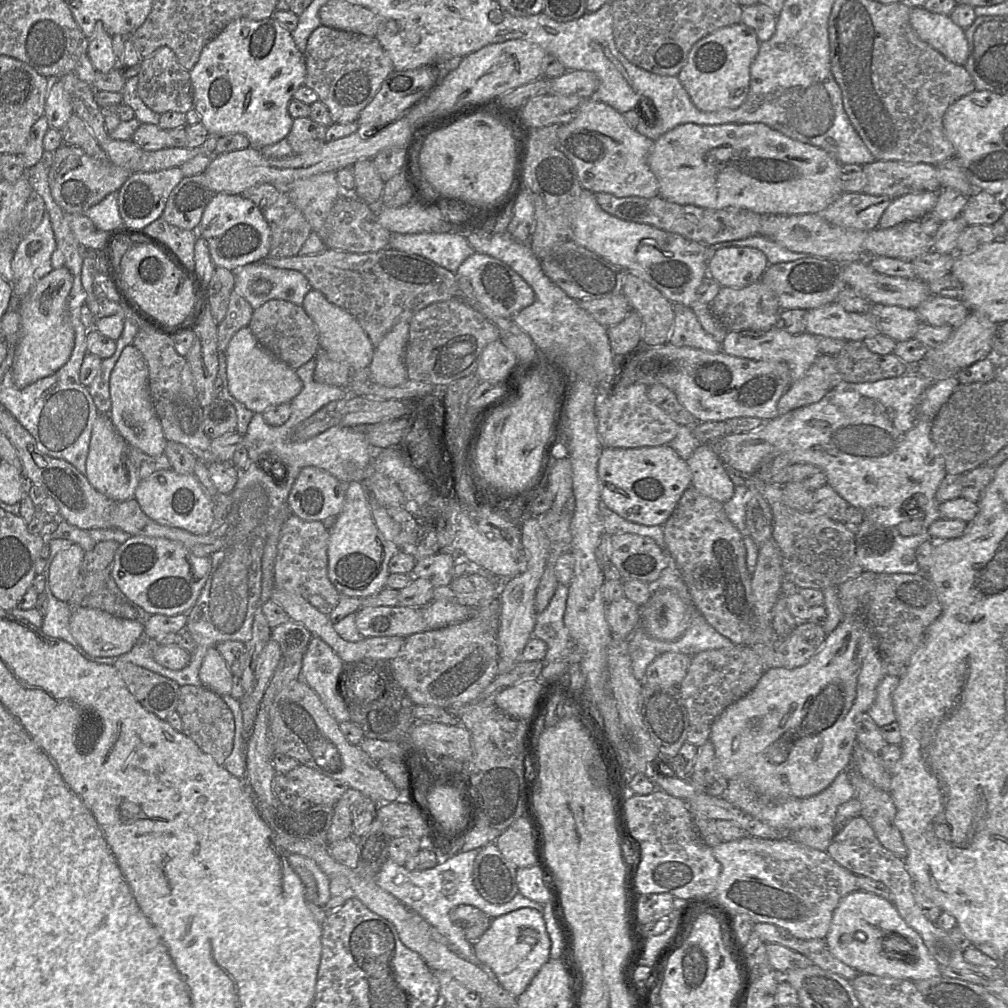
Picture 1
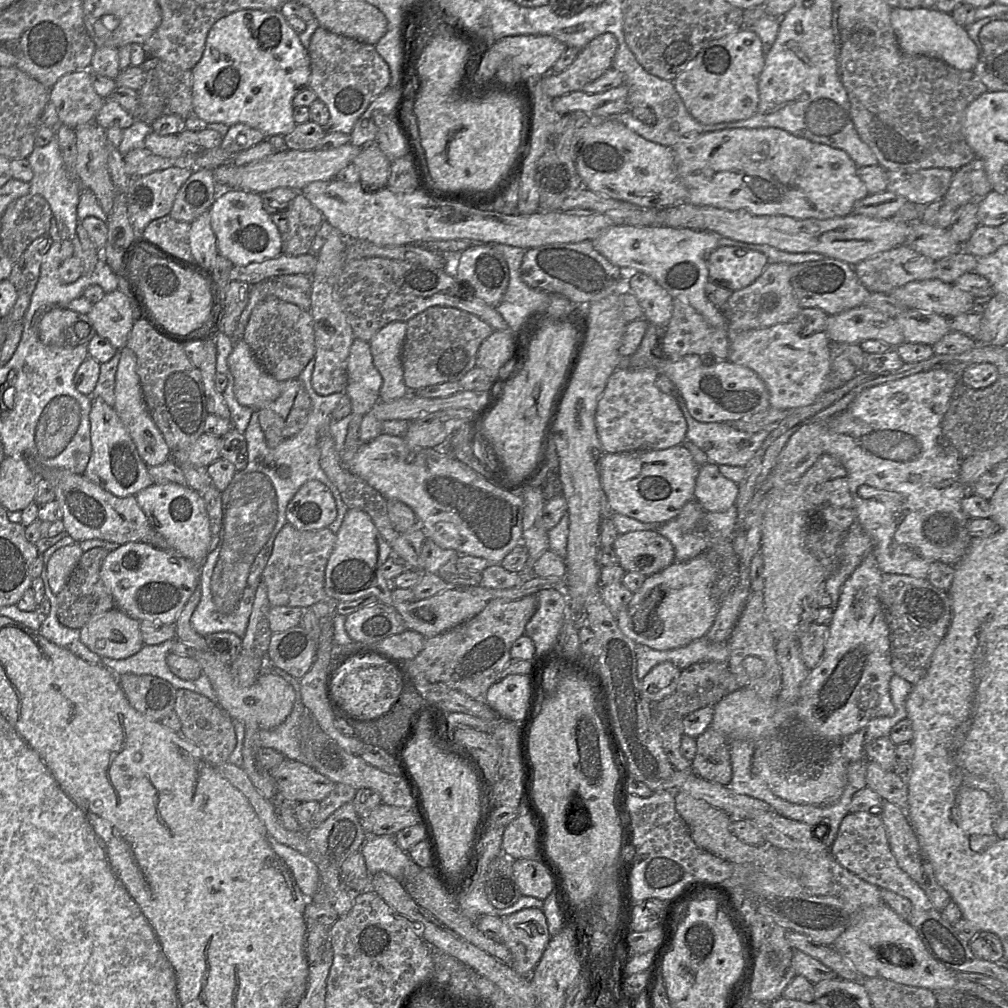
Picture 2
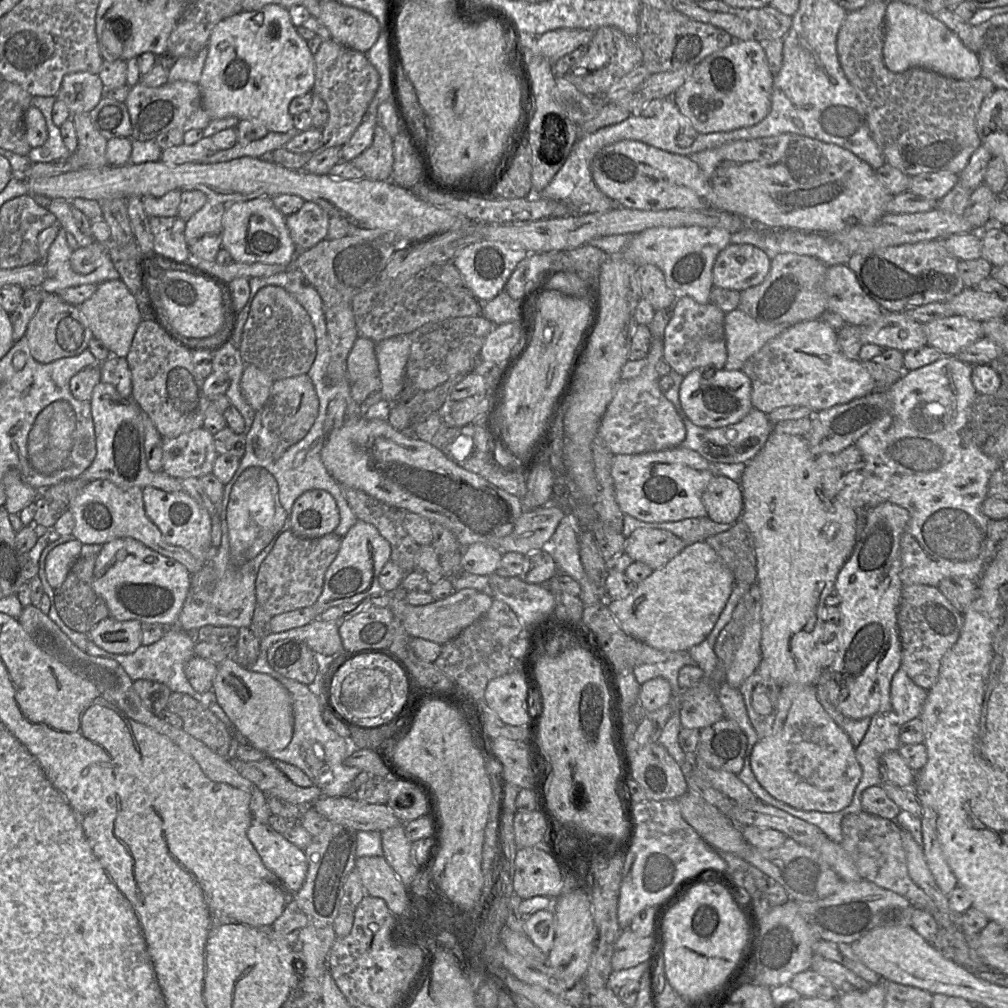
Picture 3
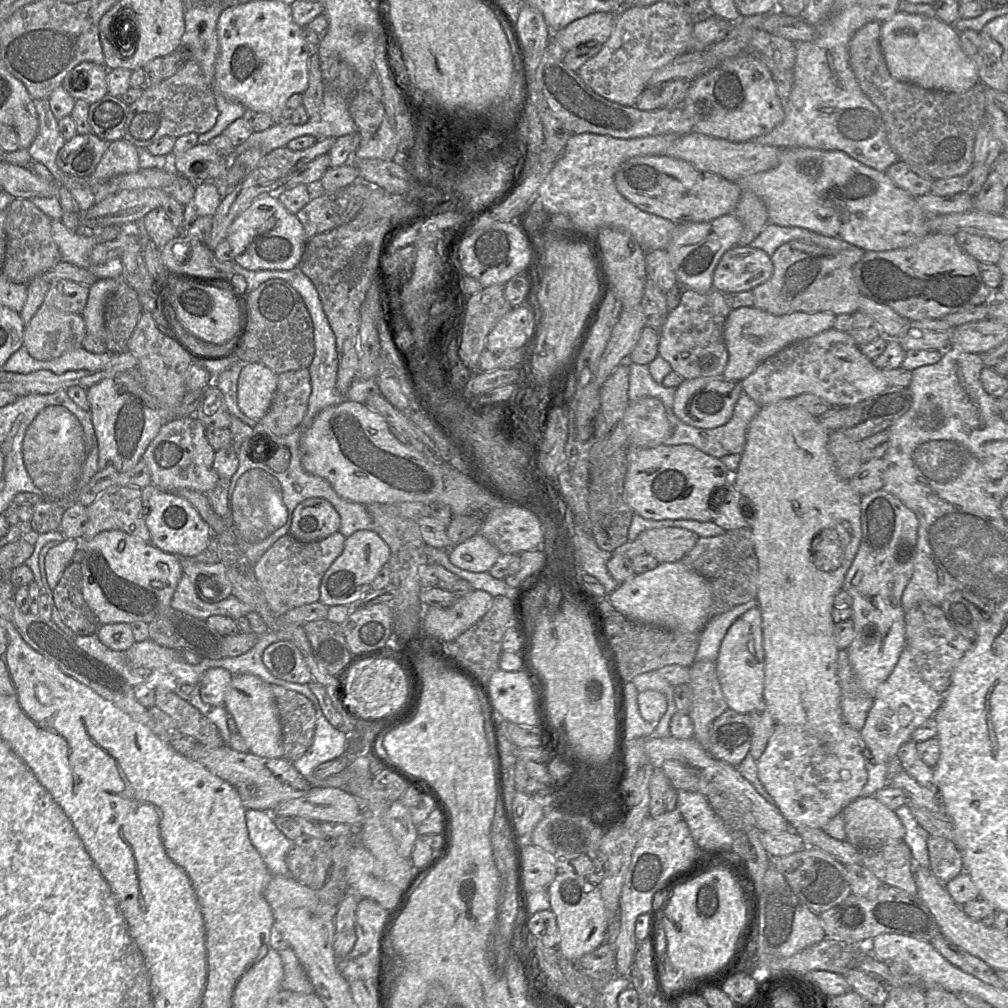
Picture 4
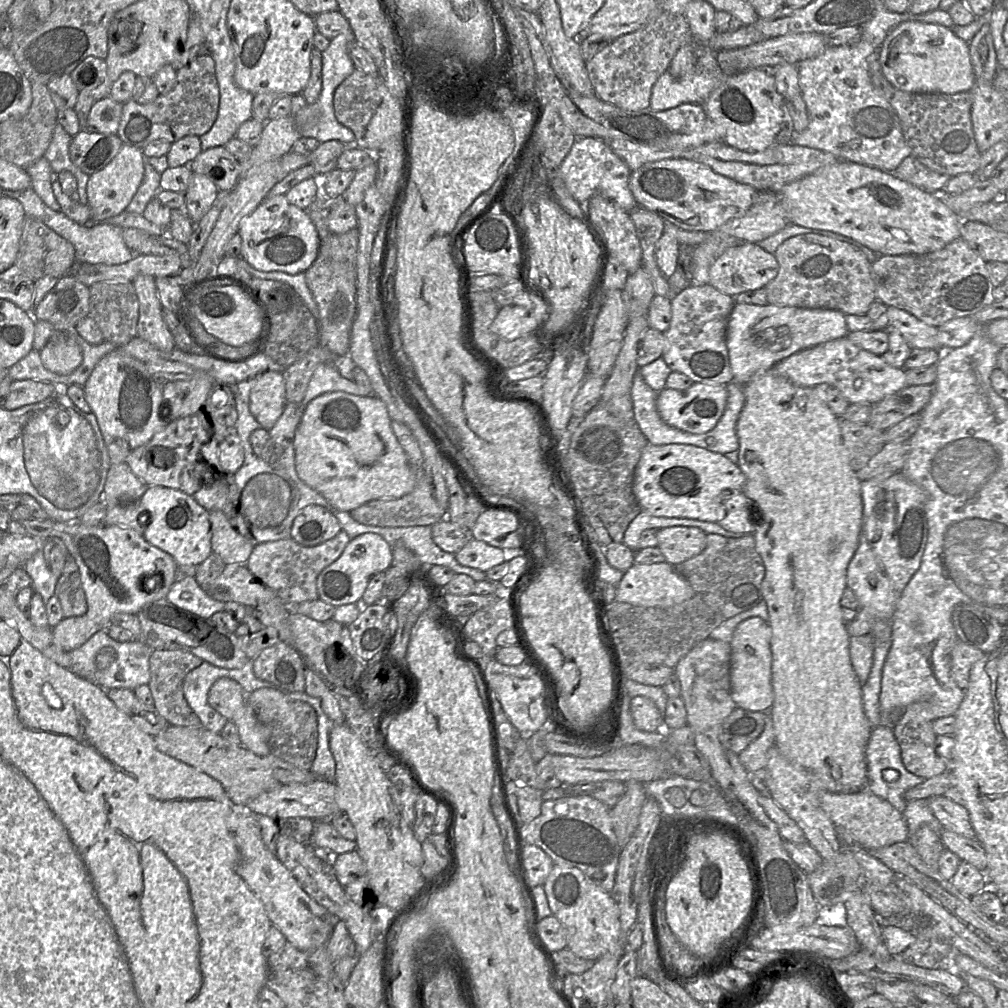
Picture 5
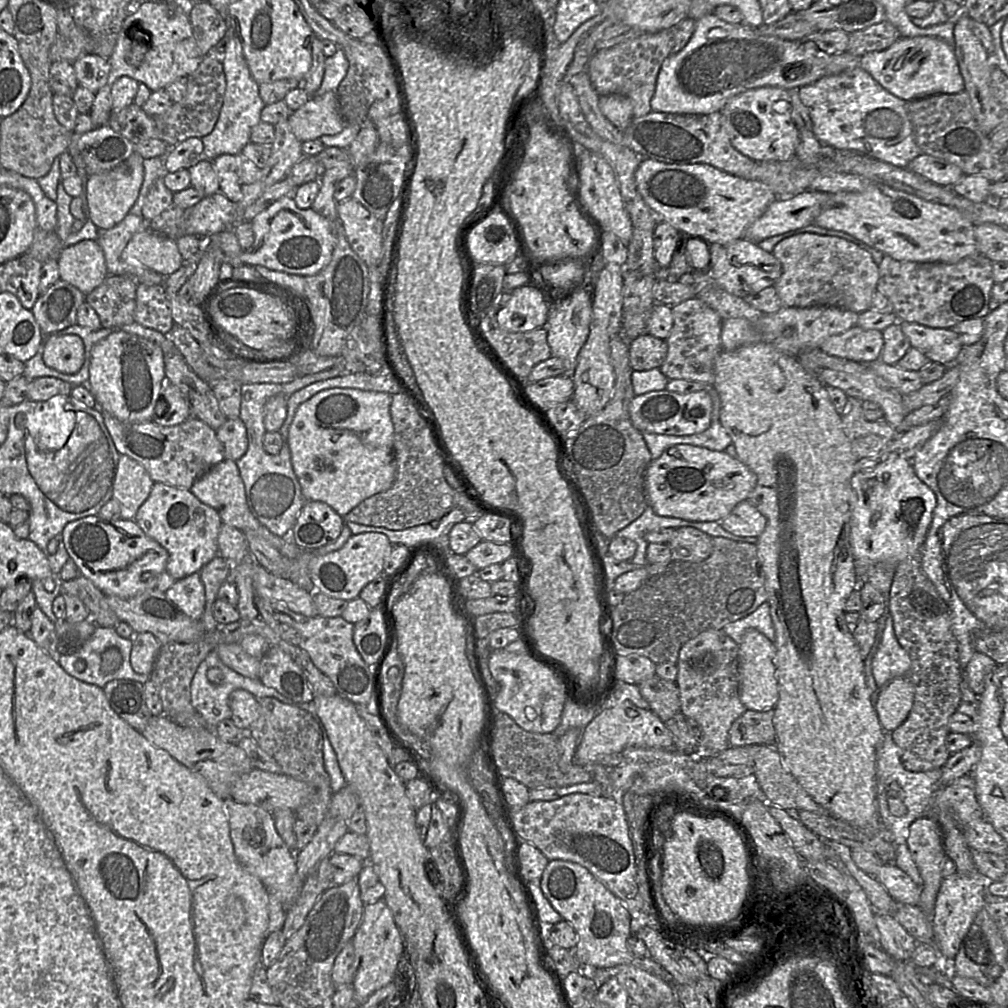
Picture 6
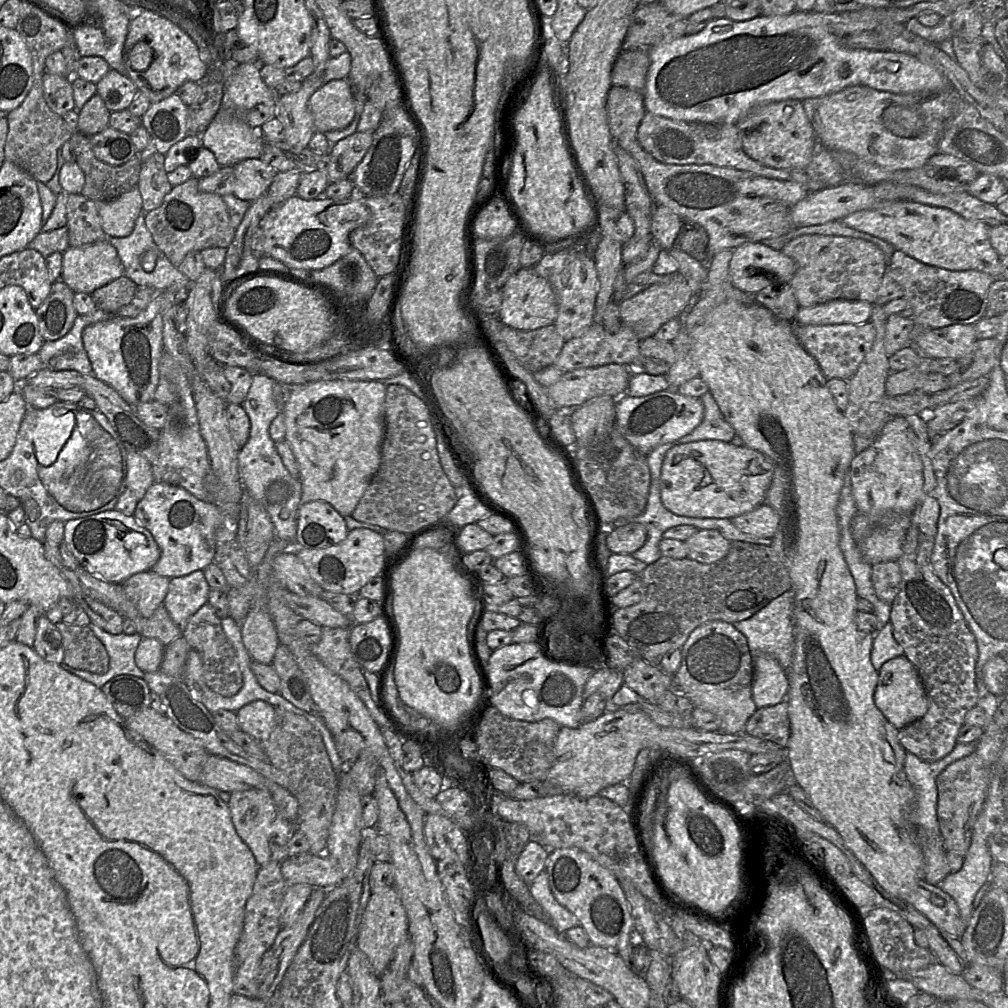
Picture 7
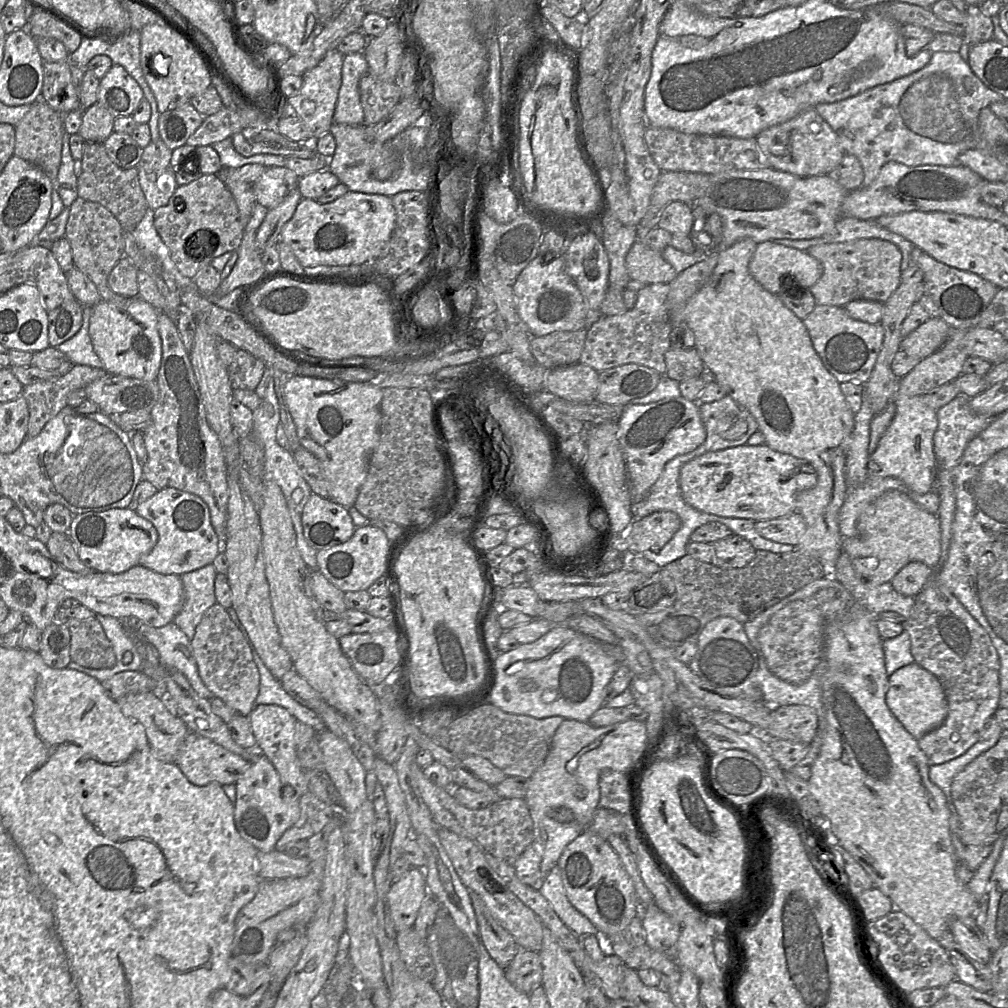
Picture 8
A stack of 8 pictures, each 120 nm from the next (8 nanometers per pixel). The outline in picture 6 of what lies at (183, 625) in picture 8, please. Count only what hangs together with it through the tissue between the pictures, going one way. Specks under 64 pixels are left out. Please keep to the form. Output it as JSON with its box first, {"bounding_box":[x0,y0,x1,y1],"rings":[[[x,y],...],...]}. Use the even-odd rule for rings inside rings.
{"bounding_box":[165,573,206,620],"rings":[[[199,573],[177,580],[165,594],[188,617],[200,620],[205,609],[206,597]]]}

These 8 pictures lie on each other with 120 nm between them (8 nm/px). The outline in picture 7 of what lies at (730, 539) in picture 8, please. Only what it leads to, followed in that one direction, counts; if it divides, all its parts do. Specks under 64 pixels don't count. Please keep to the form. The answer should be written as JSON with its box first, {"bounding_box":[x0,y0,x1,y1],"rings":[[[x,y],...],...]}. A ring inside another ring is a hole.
{"bounding_box":[685,530,732,563],"rings":[[[698,530],[685,540],[688,557],[700,563],[714,563],[728,553],[732,541],[727,540],[717,530]]]}

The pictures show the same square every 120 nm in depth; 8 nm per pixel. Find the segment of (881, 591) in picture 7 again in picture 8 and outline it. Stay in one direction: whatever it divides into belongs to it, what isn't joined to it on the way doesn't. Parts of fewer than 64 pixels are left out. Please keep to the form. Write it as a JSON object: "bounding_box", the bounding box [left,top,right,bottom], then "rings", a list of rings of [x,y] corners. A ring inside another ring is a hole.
{"bounding_box":[892,562,935,596],"rings":[[[910,562],[892,578],[893,588],[904,596],[916,596],[935,570],[922,562]]]}

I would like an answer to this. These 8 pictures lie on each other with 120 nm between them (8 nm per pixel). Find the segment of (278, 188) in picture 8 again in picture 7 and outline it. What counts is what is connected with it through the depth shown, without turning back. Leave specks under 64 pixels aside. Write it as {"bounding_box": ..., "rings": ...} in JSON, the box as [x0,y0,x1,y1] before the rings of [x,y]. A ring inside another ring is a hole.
{"bounding_box":[233,158,283,202],"rings":[[[256,158],[243,160],[235,164],[233,167],[236,178],[233,188],[233,194],[242,200],[247,200],[250,202],[255,201],[260,196],[265,194],[268,191],[277,173],[283,172],[275,170],[272,166],[266,164],[261,159]]]}

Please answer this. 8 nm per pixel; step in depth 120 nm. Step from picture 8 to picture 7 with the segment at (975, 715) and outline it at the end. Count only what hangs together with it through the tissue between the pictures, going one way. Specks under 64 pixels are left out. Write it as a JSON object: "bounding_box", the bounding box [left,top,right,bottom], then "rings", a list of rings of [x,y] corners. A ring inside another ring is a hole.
{"bounding_box":[890,495,978,762],"rings":[[[933,495],[925,499],[915,509],[910,526],[906,531],[903,554],[898,559],[901,571],[899,592],[892,602],[890,621],[893,636],[904,650],[906,658],[916,668],[928,697],[925,715],[899,730],[898,739],[907,752],[927,762],[937,762],[949,755],[955,748],[960,729],[964,725],[966,713],[977,705],[978,647],[975,636],[968,627],[949,587],[936,575],[932,564],[932,551],[937,533],[940,505]]]}

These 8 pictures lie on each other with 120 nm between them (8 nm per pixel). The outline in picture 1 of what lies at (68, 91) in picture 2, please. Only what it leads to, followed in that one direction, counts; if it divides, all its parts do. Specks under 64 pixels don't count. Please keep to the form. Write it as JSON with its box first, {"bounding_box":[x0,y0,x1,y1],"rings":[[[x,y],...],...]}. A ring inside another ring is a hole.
{"bounding_box":[44,80,72,131],"rings":[[[51,80],[44,107],[49,128],[60,131],[72,114],[70,98],[62,83],[59,80]]]}

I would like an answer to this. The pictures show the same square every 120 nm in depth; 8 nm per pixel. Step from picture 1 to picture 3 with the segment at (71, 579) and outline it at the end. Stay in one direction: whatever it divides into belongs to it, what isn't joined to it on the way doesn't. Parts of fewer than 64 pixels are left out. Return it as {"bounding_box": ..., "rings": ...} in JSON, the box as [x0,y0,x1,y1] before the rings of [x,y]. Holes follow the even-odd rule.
{"bounding_box":[46,539,82,590],"rings":[[[72,539],[55,547],[46,559],[46,577],[55,590],[65,580],[72,565],[80,557],[82,543]]]}

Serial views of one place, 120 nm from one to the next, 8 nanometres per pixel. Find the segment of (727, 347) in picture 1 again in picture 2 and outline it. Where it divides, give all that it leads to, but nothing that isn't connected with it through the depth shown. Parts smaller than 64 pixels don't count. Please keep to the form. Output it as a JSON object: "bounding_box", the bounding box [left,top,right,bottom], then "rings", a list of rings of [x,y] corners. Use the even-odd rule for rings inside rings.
{"bounding_box":[728,322,831,410],"rings":[[[786,322],[737,332],[730,340],[728,360],[753,370],[762,379],[769,392],[770,408],[790,410],[810,405],[825,392],[824,383],[831,367],[830,349],[831,341],[825,331],[803,336],[797,331],[795,322]]]}

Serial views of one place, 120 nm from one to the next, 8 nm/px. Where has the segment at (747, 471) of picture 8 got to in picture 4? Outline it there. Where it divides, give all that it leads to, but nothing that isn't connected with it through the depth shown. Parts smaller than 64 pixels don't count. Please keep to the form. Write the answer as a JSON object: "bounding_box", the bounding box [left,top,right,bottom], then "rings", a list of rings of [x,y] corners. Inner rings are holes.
{"bounding_box":[624,444,732,522],"rings":[[[690,444],[643,448],[629,445],[624,477],[624,499],[635,514],[646,519],[690,519],[707,522],[716,512],[709,507],[713,491],[732,481],[732,474],[720,460]]]}

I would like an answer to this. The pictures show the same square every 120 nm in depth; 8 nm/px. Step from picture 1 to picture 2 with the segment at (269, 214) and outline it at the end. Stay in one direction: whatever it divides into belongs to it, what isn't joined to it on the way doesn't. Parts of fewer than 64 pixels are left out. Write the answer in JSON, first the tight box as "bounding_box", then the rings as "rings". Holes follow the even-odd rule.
{"bounding_box":[271,192,325,256],"rings":[[[300,192],[288,207],[271,215],[282,241],[282,253],[298,256],[310,253],[316,233],[325,220],[320,211]]]}

